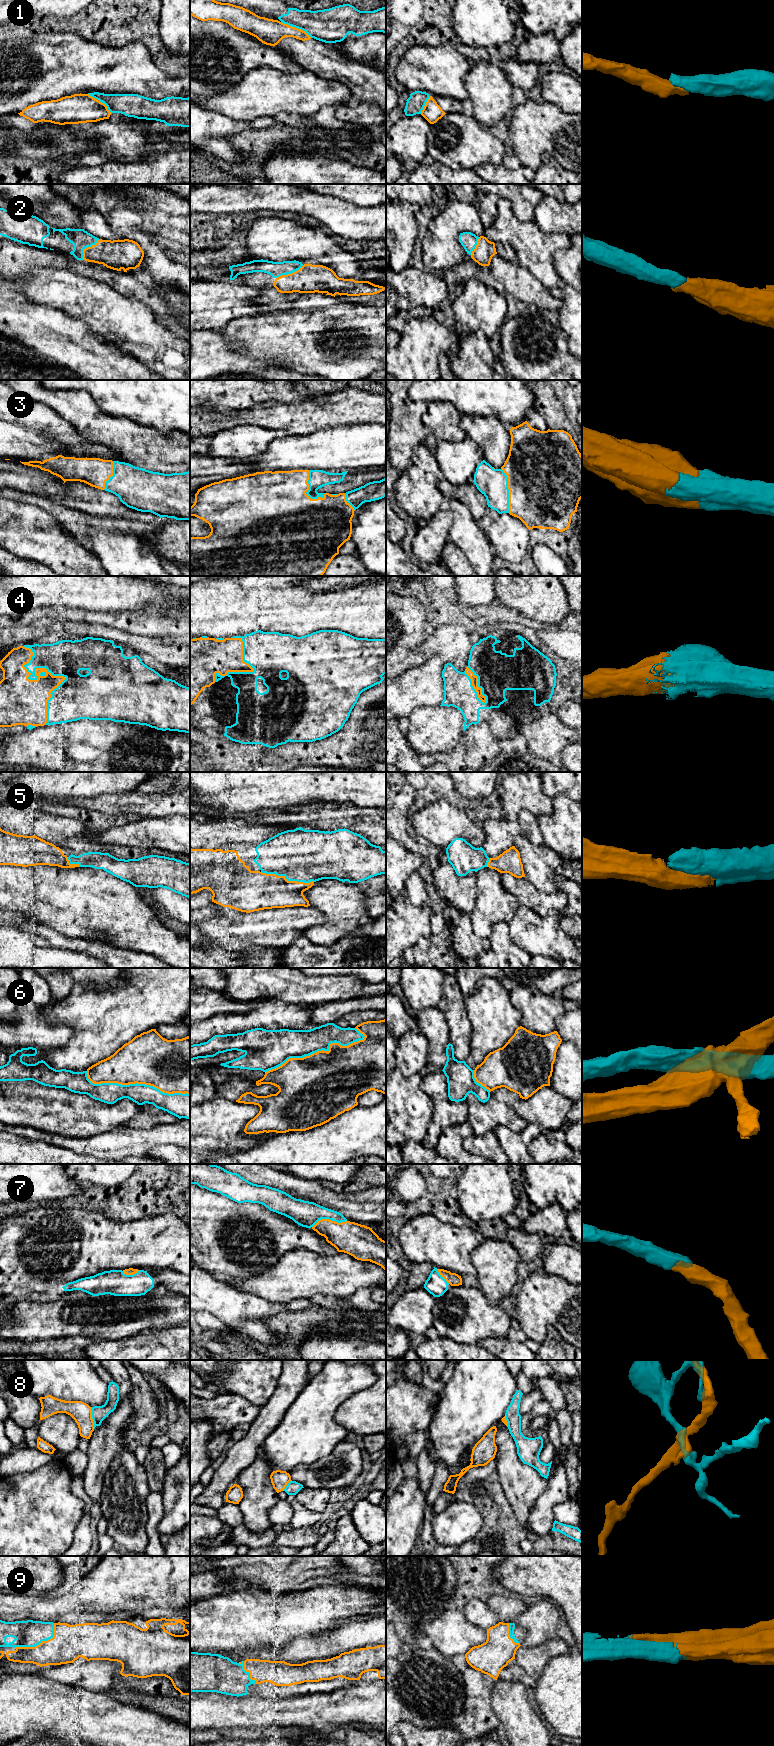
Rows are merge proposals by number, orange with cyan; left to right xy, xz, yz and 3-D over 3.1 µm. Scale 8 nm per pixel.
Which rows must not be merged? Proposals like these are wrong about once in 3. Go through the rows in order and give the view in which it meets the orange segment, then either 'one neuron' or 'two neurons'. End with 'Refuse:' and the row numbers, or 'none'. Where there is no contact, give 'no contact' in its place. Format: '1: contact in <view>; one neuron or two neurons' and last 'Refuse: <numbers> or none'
1: contact in xz; two neurons
2: contact in xy; one neuron
3: contact in xz; one neuron
4: contact in xy; one neuron
5: contact in xz; one neuron
6: contact in xz; two neurons
7: contact in xz; one neuron
8: contact in xy; two neurons
9: contact in xy; one neuron
Refuse: 1, 6, 8

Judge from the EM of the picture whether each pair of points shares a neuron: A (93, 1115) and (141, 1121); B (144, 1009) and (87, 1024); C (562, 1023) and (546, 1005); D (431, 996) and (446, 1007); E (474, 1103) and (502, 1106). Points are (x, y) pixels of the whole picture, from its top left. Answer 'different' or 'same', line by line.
A: different
B: same
C: different
D: different
E: same

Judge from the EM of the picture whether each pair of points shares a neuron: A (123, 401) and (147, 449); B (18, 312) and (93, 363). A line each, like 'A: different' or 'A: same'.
A: different
B: same

